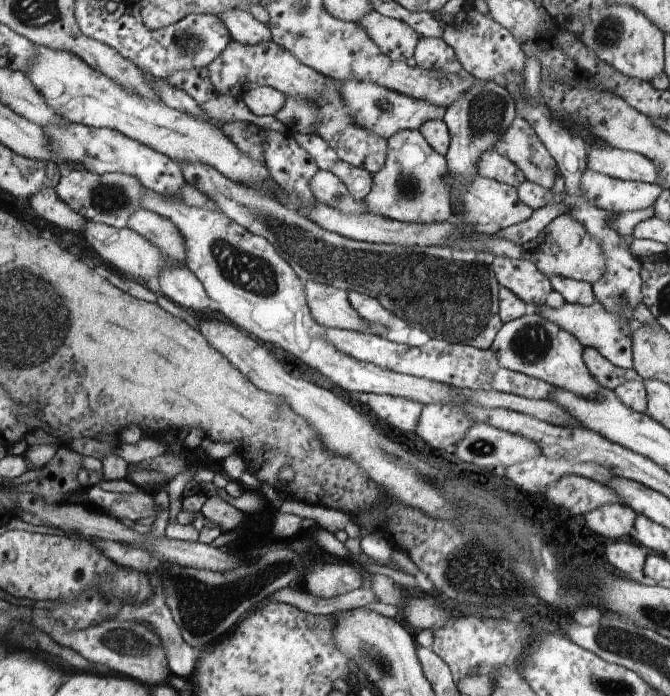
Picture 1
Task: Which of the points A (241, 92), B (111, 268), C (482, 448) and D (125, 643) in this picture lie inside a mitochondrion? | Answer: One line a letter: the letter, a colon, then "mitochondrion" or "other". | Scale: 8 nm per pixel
A: other
B: other
C: mitochondrion
D: mitochondrion

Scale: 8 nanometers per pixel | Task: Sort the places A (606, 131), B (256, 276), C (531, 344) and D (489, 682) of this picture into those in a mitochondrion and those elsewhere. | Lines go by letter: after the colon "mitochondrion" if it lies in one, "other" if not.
A: other
B: mitochondrion
C: mitochondrion
D: other

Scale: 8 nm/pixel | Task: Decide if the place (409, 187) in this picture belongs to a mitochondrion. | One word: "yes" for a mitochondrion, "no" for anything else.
yes

